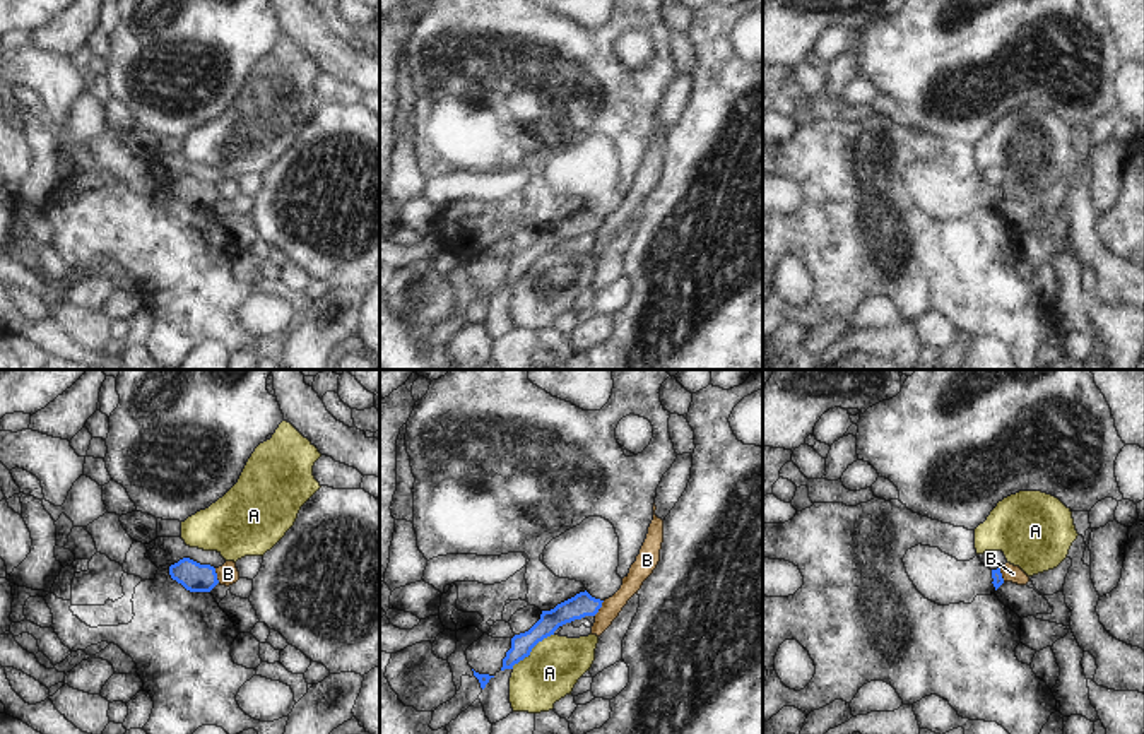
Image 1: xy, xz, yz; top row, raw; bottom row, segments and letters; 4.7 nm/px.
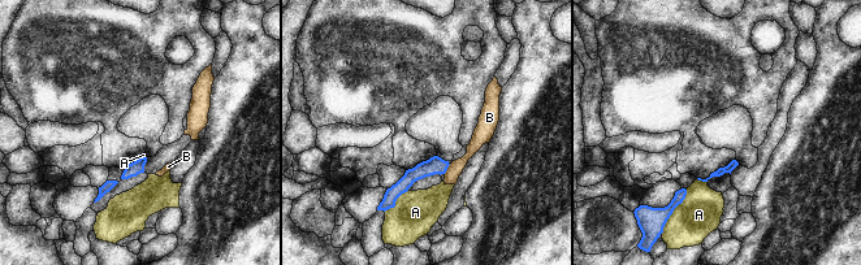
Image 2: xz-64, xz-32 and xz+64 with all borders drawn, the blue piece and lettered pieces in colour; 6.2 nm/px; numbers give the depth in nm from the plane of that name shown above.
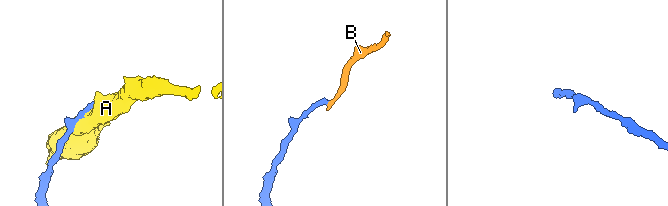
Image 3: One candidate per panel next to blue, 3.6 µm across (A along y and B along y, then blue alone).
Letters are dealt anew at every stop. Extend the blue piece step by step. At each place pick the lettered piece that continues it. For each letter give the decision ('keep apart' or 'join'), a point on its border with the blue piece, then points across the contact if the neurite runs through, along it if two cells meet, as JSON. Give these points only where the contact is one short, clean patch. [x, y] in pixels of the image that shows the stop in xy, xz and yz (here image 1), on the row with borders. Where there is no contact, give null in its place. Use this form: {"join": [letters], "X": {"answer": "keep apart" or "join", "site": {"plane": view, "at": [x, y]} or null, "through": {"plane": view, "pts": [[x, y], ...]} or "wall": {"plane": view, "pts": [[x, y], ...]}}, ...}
{"join": [], "A": {"answer": "keep apart", "site": {"plane": "xz", "at": [530, 651]}}, "B": {"answer": "keep apart", "site": {"plane": "xy", "at": [216, 575]}, "wall": {"plane": "xy", "pts": [[214, 568], [219, 582]]}}}

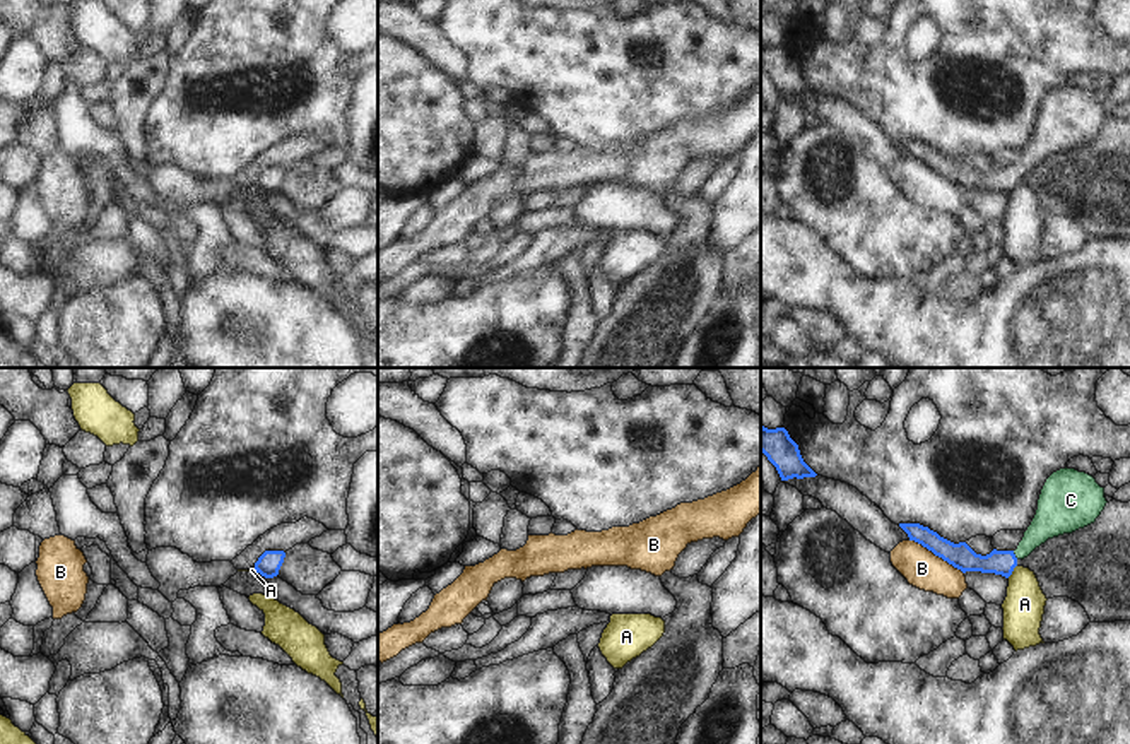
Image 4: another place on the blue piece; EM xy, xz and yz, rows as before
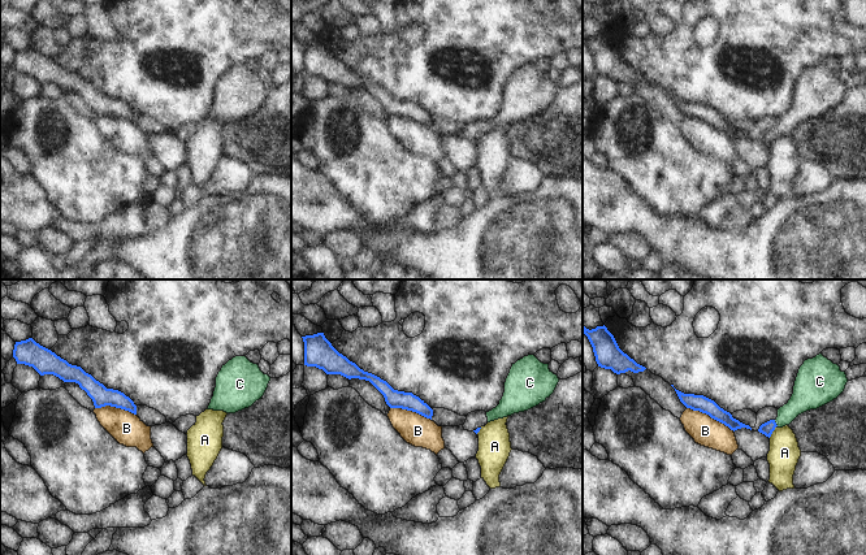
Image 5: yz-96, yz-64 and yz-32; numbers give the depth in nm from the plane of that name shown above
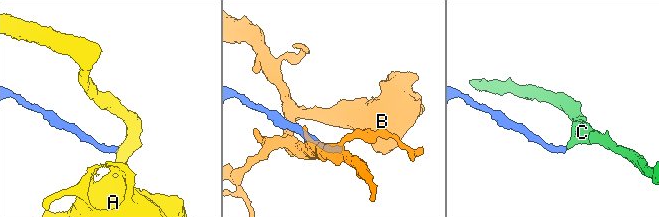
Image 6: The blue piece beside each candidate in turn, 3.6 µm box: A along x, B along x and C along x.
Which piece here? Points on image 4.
{"join": ["C"], "A": {"answer": "keep apart", "site": {"plane": "yz", "at": [1012, 570]}, "wall": {"plane": "yz", "pts": [[1016, 565], [1007, 577]]}}, "B": {"answer": "keep apart", "site": {"plane": "yz", "at": [937, 555]}}, "C": {"answer": "join", "site": {"plane": "yz", "at": [1014, 555]}, "through": {"plane": "yz", "pts": [[961, 556], [1006, 561], [1014, 555], [1052, 519]]}}}

